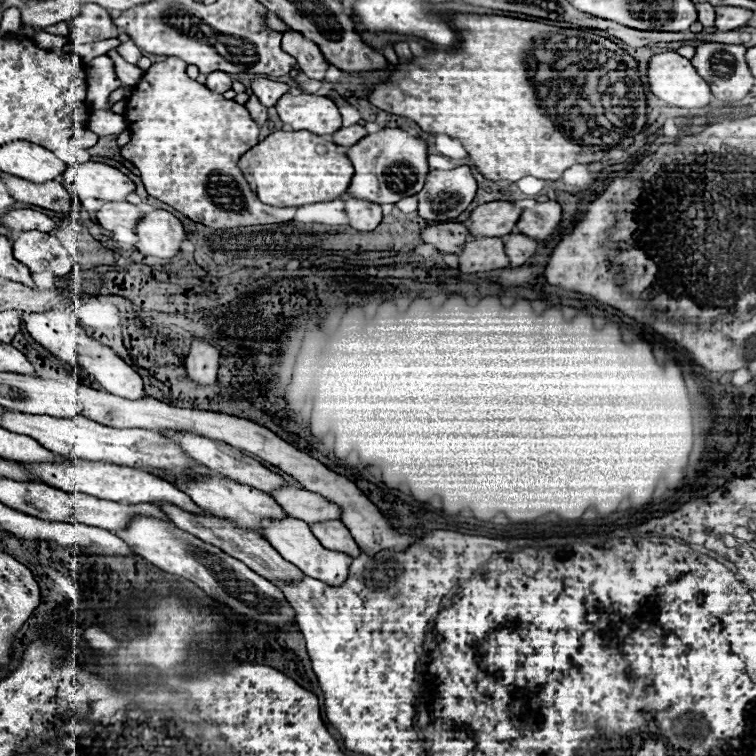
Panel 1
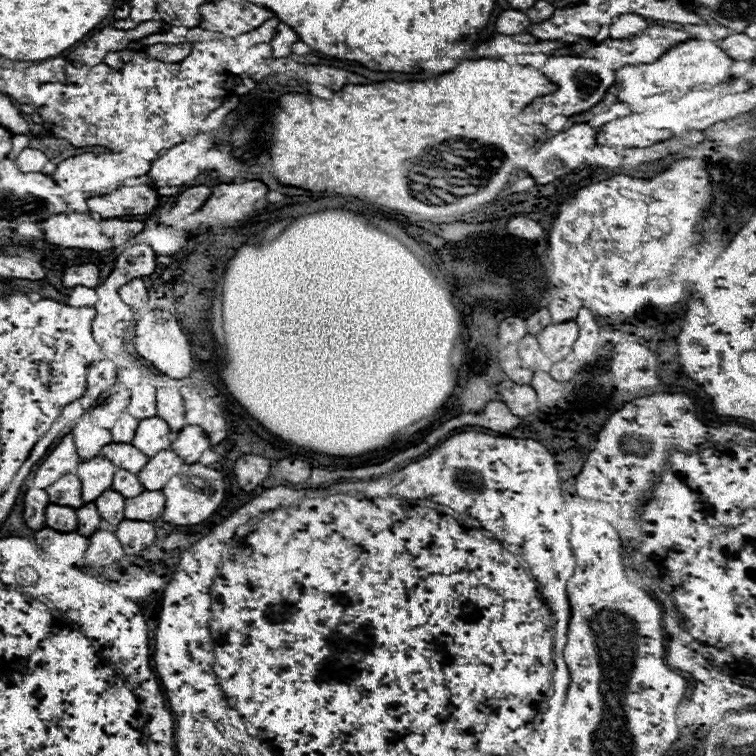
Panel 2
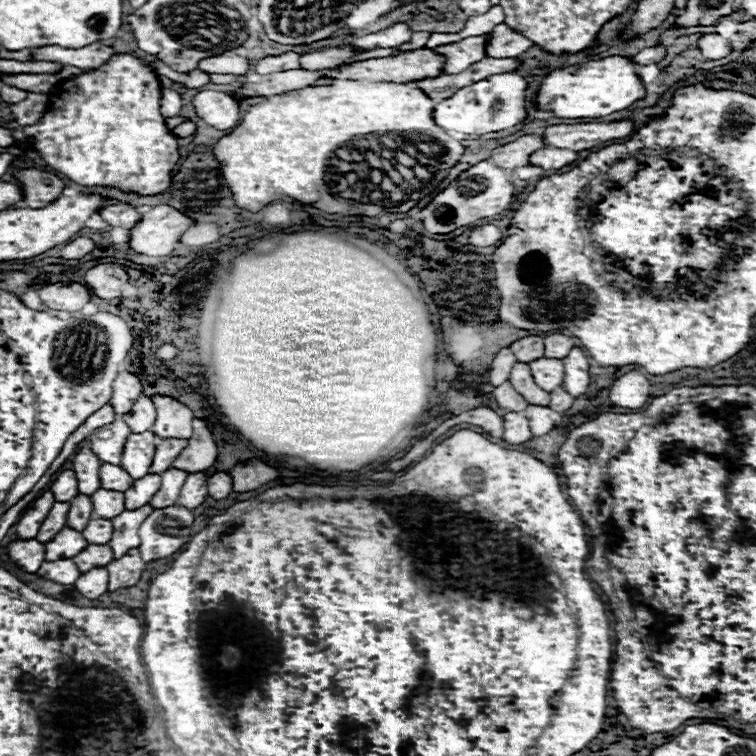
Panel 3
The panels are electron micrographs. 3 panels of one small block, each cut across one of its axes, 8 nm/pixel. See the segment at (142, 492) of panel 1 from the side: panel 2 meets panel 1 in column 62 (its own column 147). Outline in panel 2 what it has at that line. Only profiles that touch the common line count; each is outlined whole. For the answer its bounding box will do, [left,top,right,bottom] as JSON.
[138,450,186,490]

